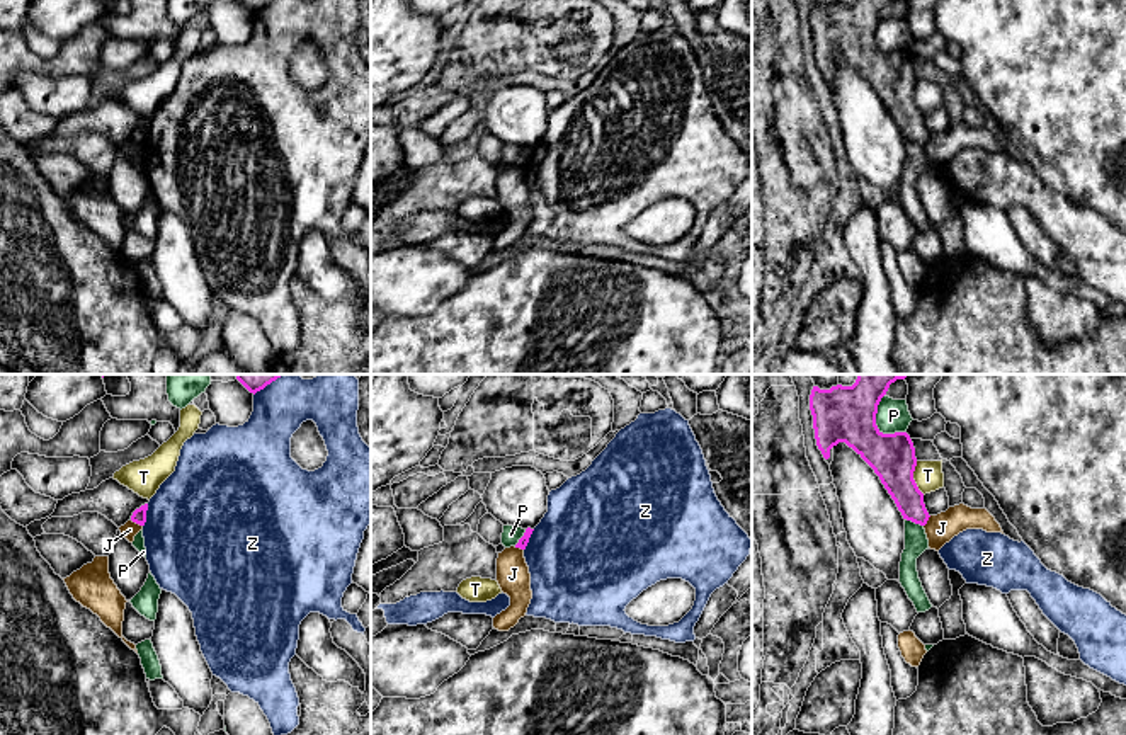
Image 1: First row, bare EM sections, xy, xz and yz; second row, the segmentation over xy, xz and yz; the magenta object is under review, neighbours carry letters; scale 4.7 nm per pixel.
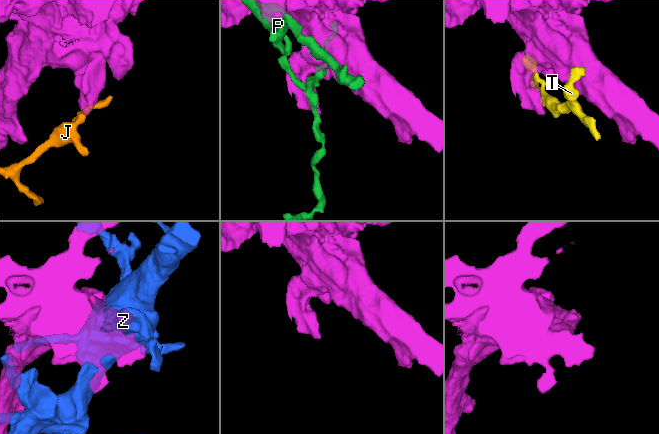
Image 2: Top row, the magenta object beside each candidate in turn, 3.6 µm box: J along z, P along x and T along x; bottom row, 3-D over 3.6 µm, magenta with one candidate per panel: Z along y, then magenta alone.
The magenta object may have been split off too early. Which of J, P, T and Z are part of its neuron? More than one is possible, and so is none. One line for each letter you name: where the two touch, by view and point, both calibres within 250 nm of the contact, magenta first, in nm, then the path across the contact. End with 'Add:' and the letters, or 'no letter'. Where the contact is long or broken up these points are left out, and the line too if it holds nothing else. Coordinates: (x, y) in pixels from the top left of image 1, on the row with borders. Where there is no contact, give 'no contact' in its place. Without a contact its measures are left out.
Add: no letter

